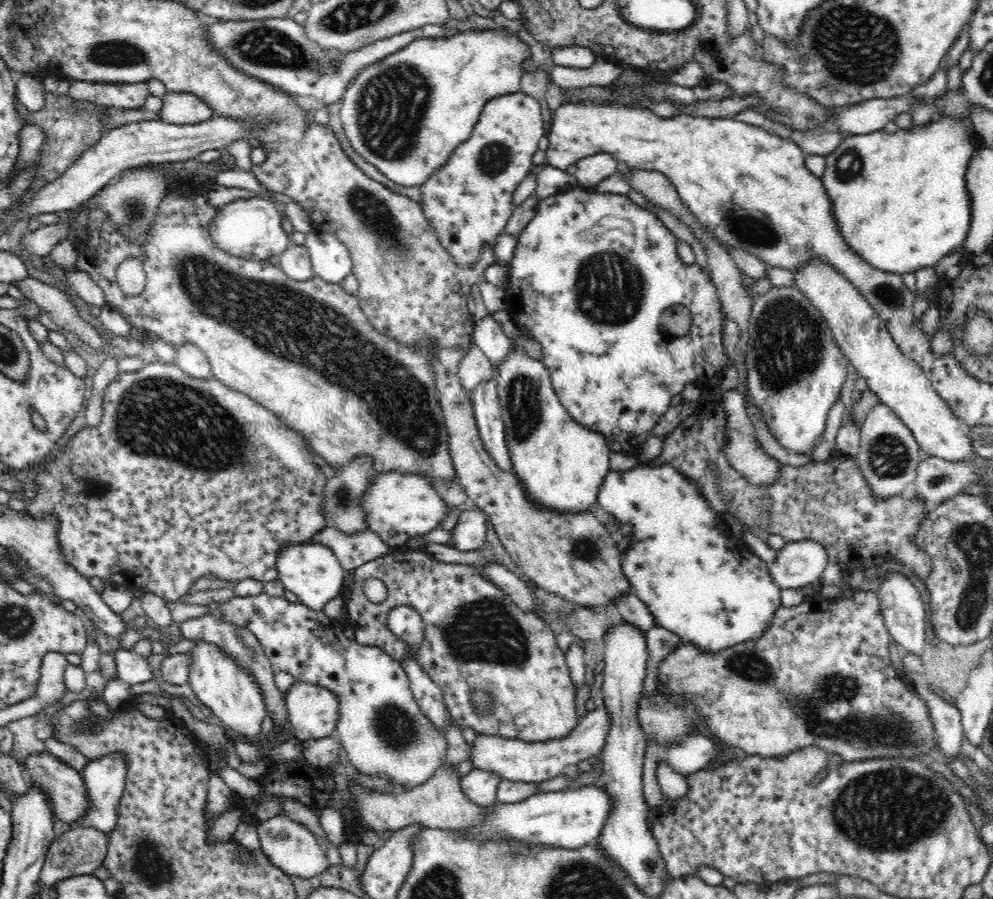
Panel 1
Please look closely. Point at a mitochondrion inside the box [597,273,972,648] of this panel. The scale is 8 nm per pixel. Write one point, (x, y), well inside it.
(788, 346)

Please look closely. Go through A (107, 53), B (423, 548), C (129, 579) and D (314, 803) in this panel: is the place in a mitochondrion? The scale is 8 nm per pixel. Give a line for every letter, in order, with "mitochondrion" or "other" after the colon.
A: mitochondrion
B: other
C: other
D: other

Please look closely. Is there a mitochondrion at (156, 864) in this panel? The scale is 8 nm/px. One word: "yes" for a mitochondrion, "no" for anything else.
yes

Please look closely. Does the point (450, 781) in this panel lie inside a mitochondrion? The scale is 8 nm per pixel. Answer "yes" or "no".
no

